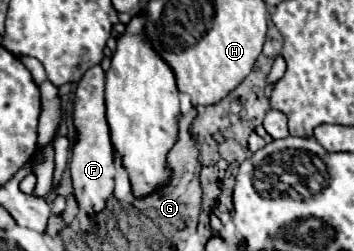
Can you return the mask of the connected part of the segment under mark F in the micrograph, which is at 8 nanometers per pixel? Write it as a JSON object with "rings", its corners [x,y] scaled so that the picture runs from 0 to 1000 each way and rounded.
{"rings":[[[285,263],[251,271],[229,327],[218,335],[212,375],[212,430],[206,430],[206,502],[218,526],[218,558],[201,598],[201,701],[206,701],[206,757],[223,821],[263,853],[285,845],[302,789],[319,773],[325,741],[325,598],[314,566],[314,526],[297,462],[297,382],[291,382],[291,327],[297,287]]]}

